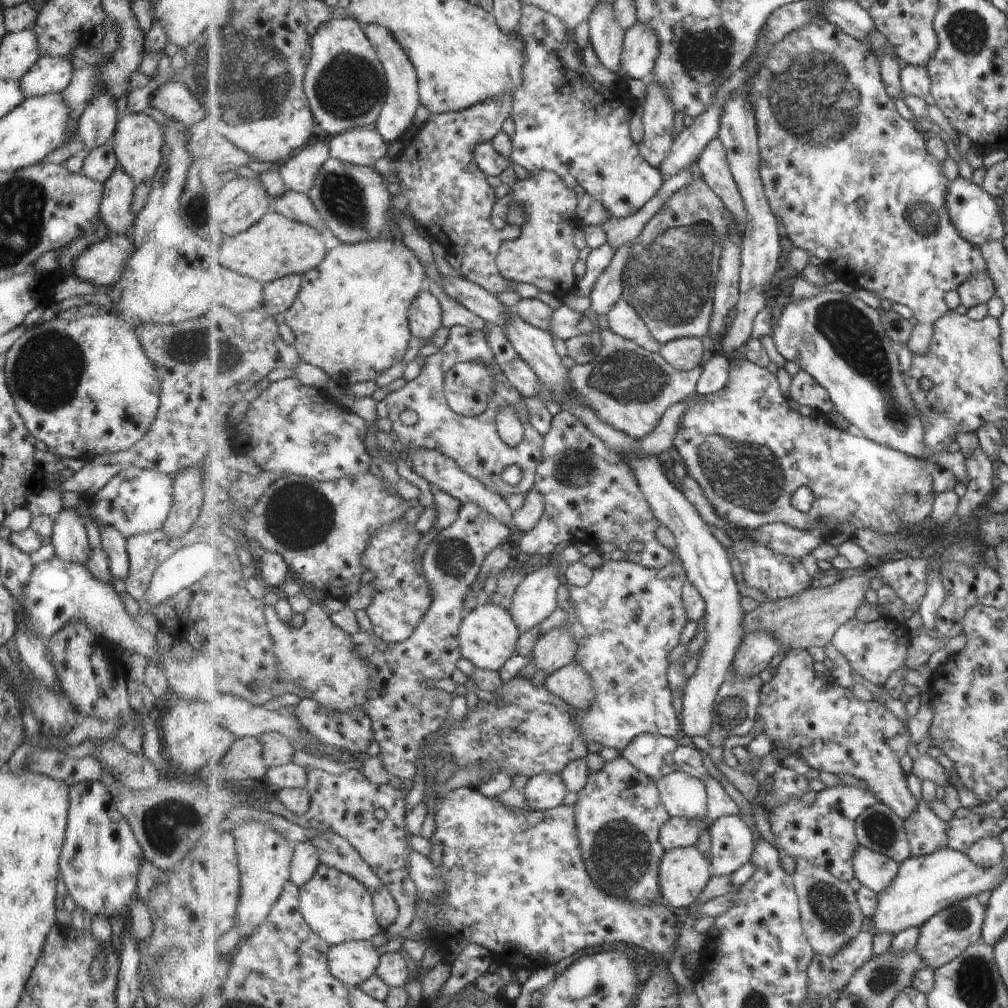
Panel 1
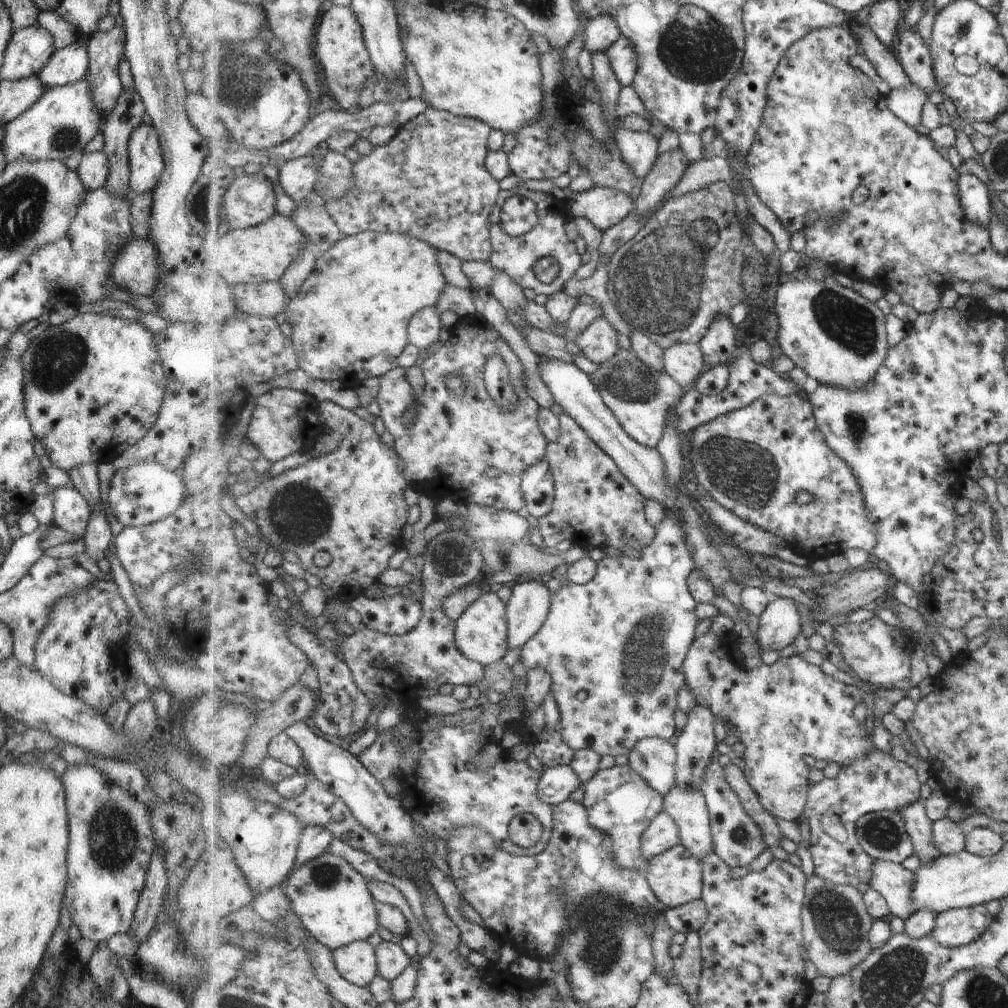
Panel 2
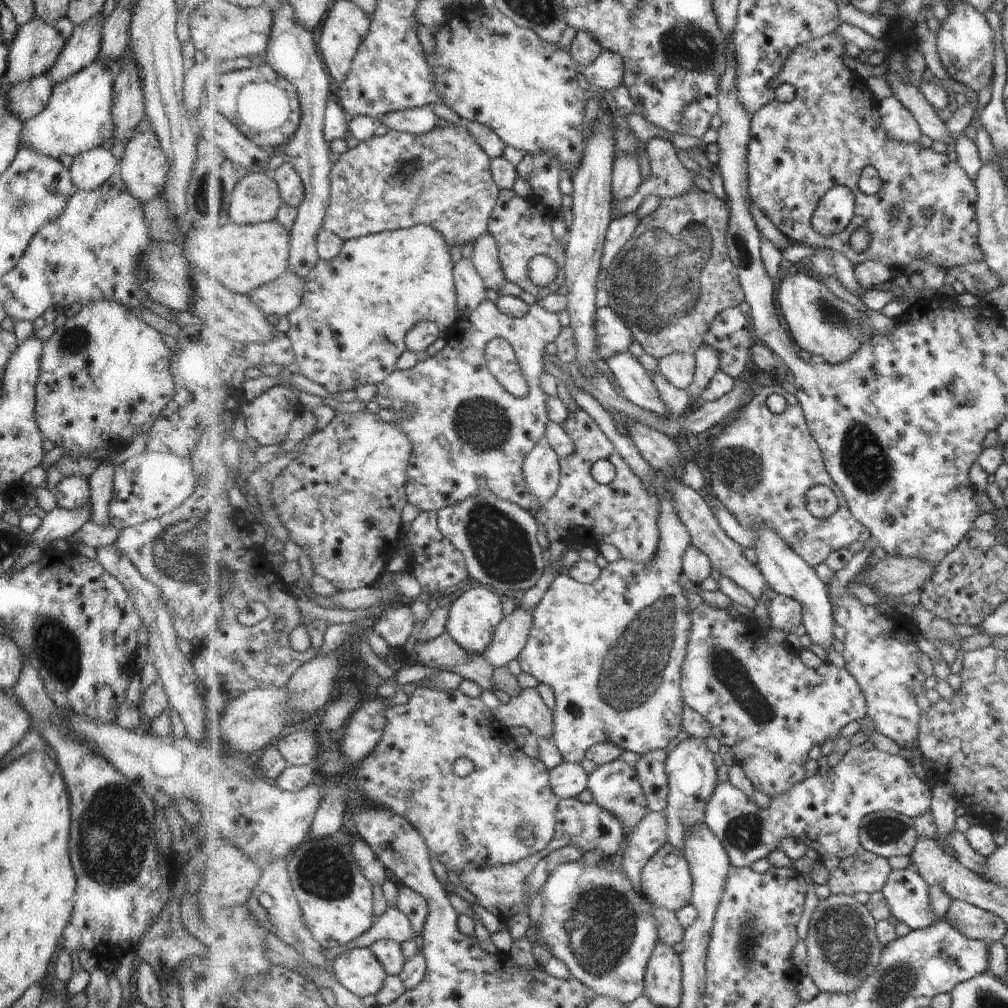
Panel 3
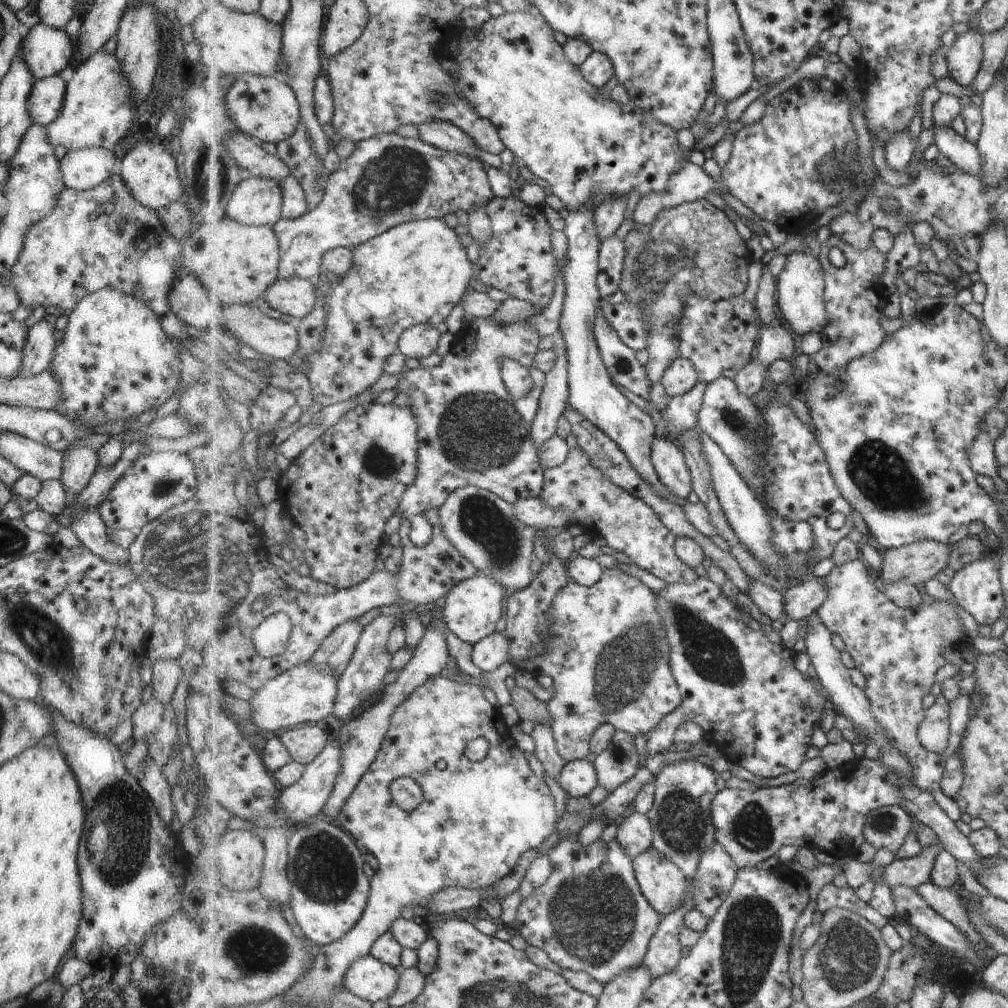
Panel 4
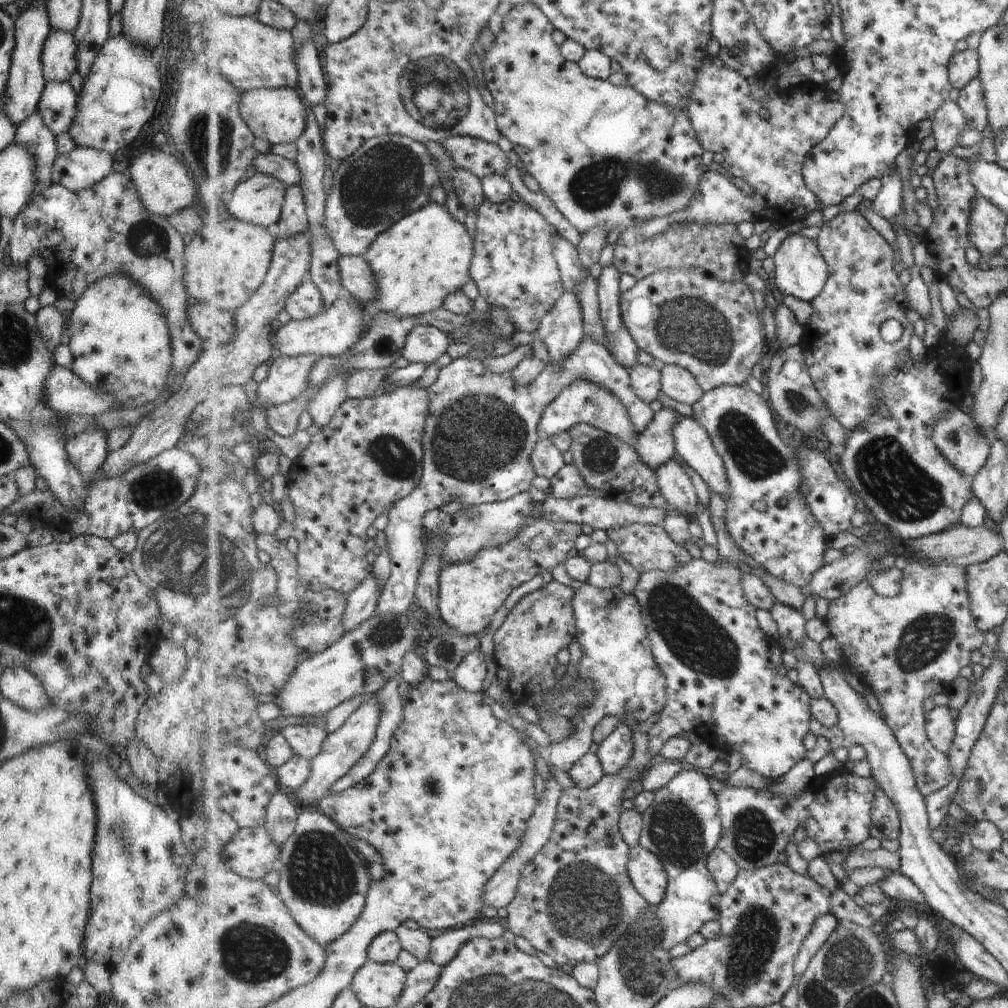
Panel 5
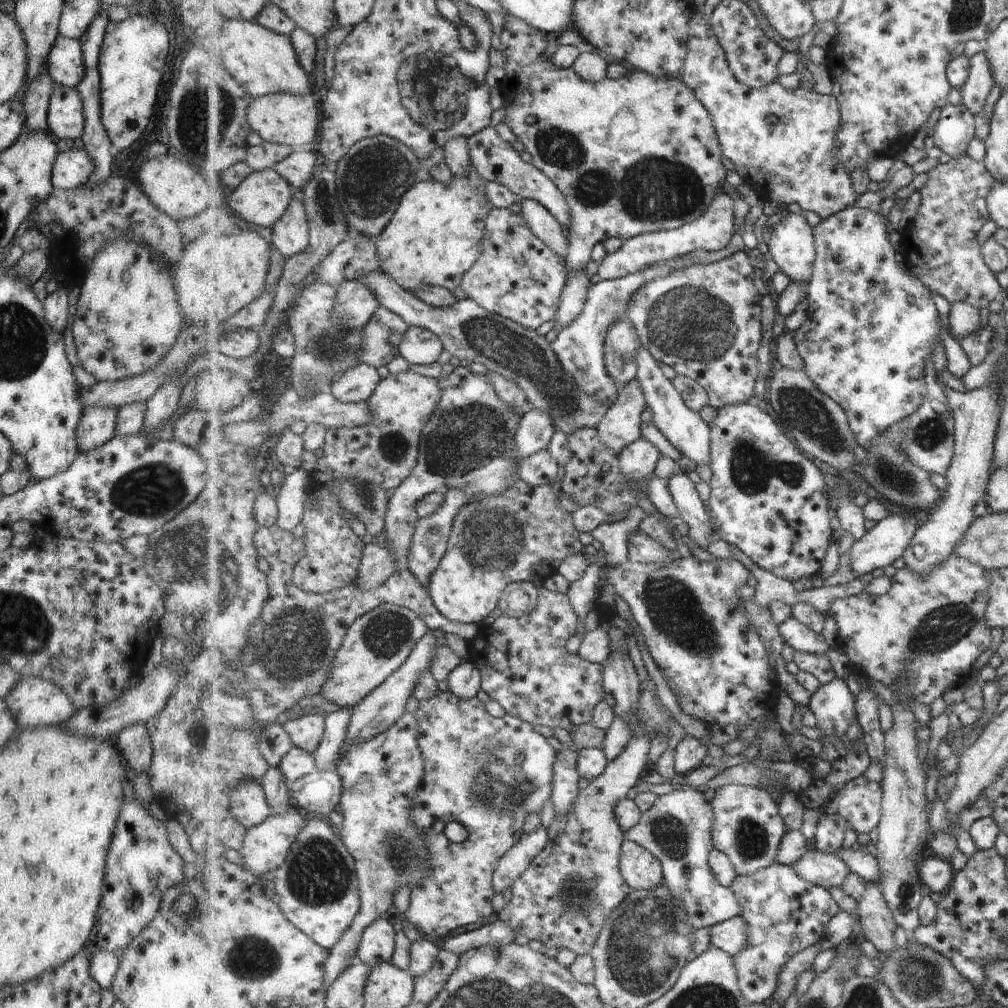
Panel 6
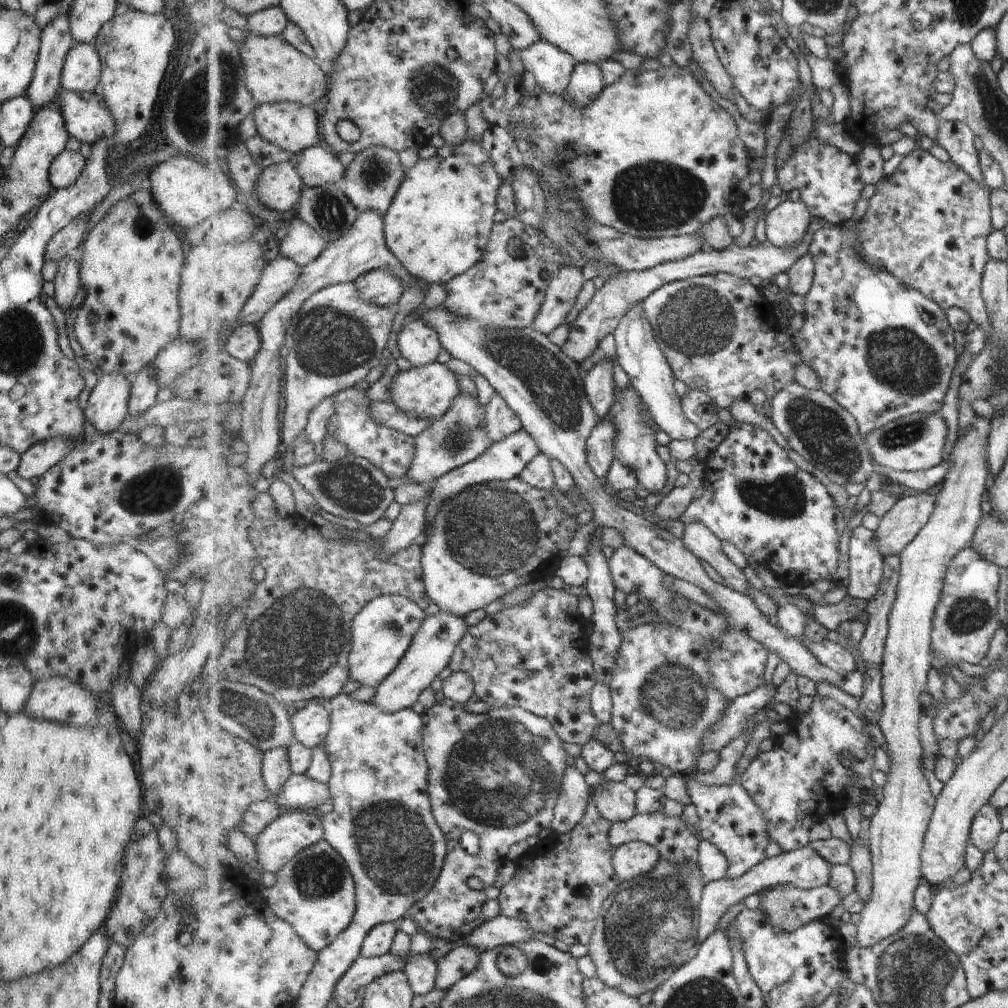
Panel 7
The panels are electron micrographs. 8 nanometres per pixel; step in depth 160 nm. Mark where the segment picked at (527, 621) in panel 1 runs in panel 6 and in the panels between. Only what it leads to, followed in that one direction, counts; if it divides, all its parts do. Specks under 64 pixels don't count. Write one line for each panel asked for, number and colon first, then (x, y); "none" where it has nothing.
2: (529, 605)
3: (511, 637)
4: (493, 651)
5: (470, 674)
6: (465, 681)

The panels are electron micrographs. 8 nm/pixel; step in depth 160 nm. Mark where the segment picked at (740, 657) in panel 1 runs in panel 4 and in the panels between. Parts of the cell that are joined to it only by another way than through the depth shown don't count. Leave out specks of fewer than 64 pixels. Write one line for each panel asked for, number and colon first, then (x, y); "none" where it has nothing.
2: (780, 625)
3: (785, 613)
4: (801, 602)

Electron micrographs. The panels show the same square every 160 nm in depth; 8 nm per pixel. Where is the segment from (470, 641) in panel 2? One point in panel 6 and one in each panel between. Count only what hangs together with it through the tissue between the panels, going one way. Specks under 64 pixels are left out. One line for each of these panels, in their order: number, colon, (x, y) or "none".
3: (474, 617)
4: (472, 609)
5: (471, 592)
6: (524, 534)

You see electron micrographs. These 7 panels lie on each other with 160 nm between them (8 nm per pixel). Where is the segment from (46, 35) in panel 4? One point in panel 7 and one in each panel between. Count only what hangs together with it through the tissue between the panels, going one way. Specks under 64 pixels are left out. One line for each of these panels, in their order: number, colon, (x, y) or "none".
5: (59, 60)
6: (65, 65)
7: (81, 69)

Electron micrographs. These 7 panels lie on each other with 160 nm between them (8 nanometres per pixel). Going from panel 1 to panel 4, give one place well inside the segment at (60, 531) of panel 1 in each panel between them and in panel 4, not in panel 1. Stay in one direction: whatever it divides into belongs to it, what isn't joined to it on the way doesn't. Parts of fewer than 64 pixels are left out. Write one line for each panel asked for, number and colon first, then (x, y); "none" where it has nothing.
2: (71, 512)
3: (71, 492)
4: (79, 464)

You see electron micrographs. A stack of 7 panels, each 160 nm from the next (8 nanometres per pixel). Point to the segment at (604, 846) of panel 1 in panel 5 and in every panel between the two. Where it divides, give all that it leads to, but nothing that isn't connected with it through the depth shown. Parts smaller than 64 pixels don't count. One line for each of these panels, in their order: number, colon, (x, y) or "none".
2: (621, 804)
3: (615, 786)
4: (619, 763)
5: (616, 750)

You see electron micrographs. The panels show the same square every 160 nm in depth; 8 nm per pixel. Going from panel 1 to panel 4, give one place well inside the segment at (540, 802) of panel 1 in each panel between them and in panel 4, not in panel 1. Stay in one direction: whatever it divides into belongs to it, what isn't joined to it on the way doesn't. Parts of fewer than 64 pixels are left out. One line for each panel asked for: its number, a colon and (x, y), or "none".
2: (557, 784)
3: (568, 780)
4: (578, 778)

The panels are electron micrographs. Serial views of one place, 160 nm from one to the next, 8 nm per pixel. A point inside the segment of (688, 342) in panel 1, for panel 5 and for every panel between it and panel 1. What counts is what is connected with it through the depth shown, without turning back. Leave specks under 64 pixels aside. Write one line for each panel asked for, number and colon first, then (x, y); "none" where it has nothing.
2: (685, 363)
3: (680, 369)
4: (681, 377)
5: (678, 383)

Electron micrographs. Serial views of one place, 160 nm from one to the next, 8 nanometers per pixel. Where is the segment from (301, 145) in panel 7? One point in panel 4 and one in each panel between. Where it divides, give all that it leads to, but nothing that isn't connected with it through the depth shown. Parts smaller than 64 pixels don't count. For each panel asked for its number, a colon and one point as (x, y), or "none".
4: (266, 108)
5: (278, 116)
6: (287, 119)

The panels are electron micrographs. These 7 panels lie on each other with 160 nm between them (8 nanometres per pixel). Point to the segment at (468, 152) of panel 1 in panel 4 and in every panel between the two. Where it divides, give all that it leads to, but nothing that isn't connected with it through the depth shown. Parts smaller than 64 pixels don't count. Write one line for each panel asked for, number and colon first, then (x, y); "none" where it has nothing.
2: (430, 180)
3: (442, 179)
4: (389, 180)

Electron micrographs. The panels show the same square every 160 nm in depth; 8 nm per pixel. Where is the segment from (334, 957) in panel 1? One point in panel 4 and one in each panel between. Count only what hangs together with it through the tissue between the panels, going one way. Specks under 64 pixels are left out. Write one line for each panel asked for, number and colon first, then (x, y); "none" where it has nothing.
2: (358, 963)
3: (359, 969)
4: (370, 979)

